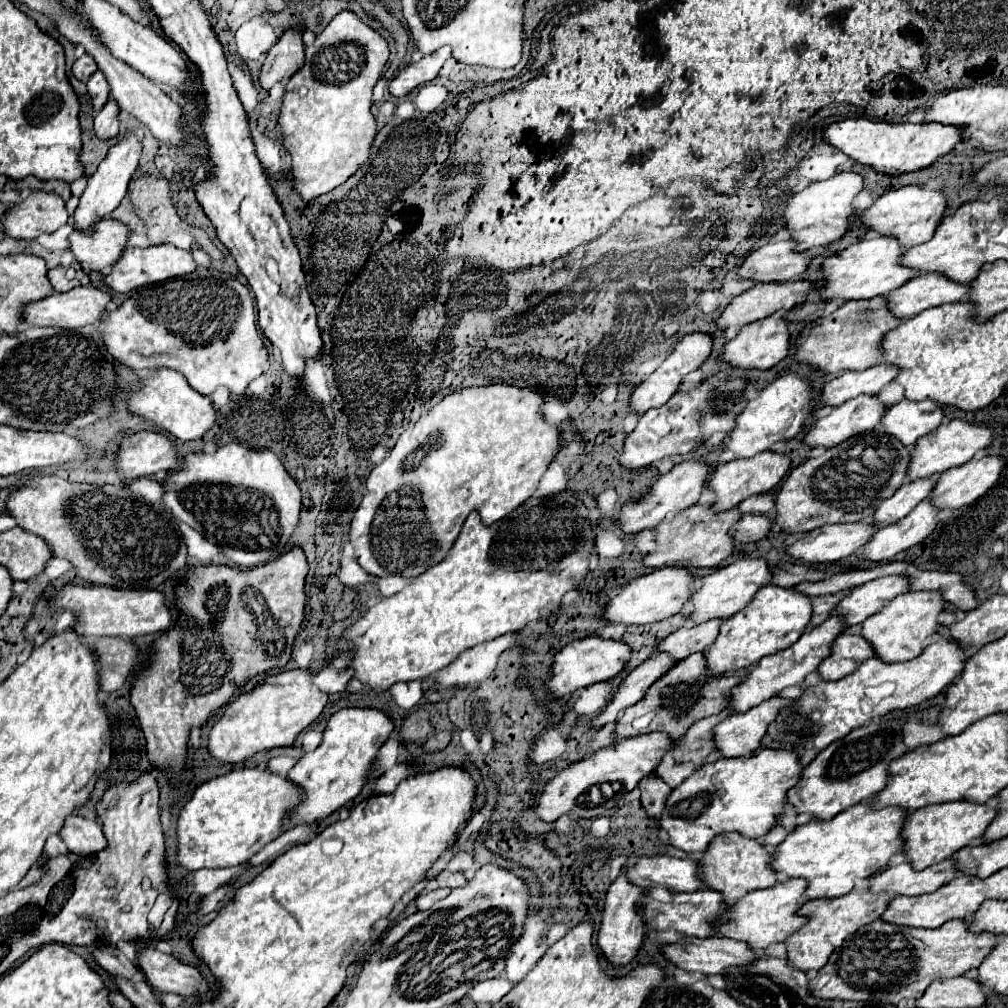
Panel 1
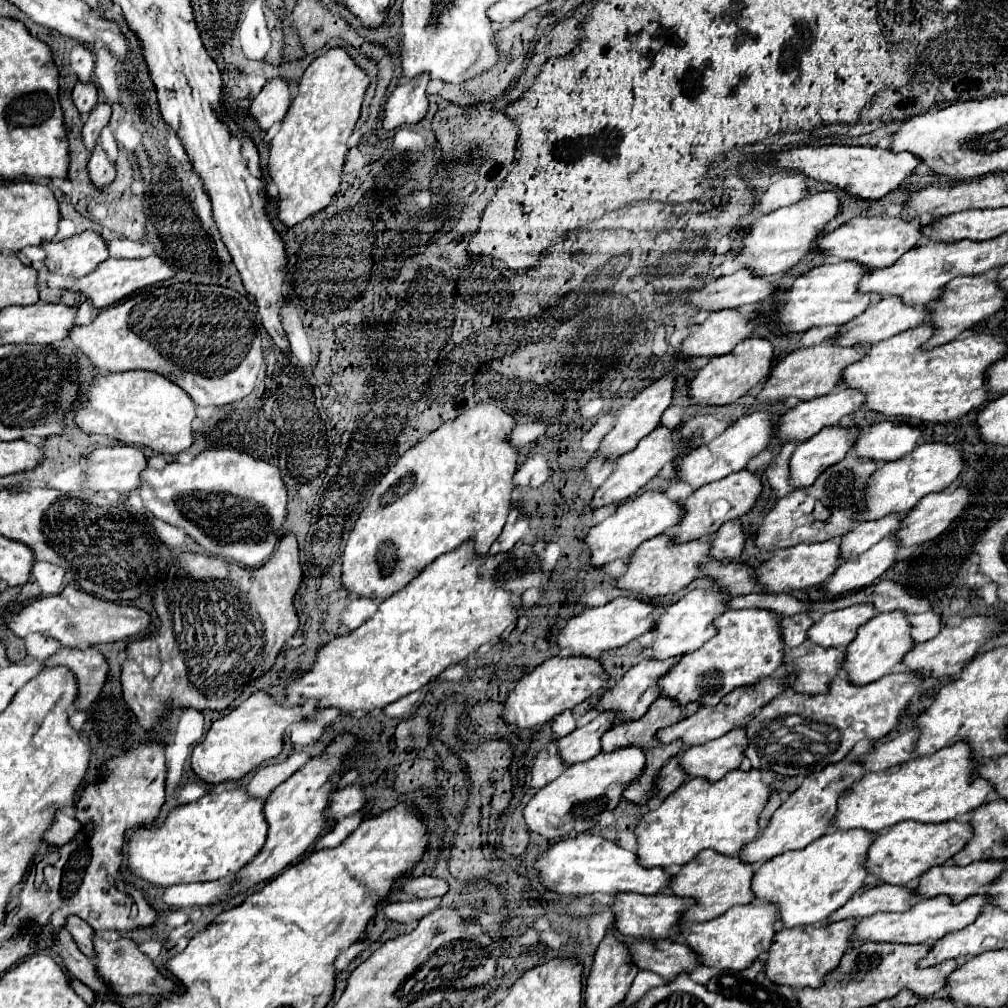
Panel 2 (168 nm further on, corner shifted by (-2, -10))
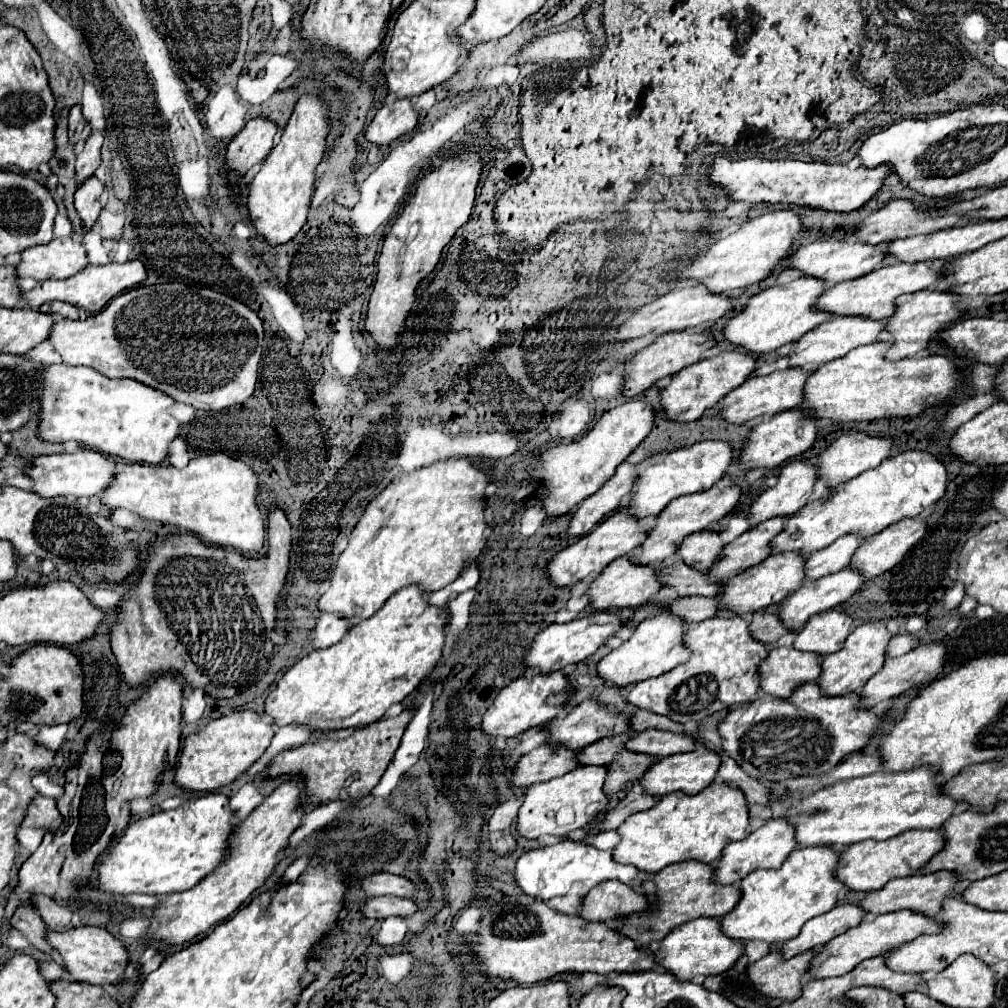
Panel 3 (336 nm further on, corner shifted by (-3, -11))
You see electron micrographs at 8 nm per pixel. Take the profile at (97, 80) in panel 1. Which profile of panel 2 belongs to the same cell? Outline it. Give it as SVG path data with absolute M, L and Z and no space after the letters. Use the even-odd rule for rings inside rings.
M98 103L96 109L88 115L88 119L84 123L84 131L82 131L82 137L84 137L84 143L88 145L88 151L94 149L94 145L100 137L100 131L110 121L110 115L112 115L112 109L108 103Z

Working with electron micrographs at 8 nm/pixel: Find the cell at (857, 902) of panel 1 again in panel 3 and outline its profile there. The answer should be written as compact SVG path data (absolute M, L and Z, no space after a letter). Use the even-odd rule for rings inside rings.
M773 950L769 956L757 960L747 968L747 978L753 982L753 988L769 998L793 1000L801 996L801 982L813 952L799 954L797 958L783 960L779 950Z

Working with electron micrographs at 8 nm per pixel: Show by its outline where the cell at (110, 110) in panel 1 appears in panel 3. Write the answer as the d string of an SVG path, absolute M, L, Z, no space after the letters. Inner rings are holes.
M97 176L85 180L79 190L75 192L75 210L81 218L83 224L83 232L87 232L95 222L97 216L101 212L101 194L103 194L105 186L99 182Z

